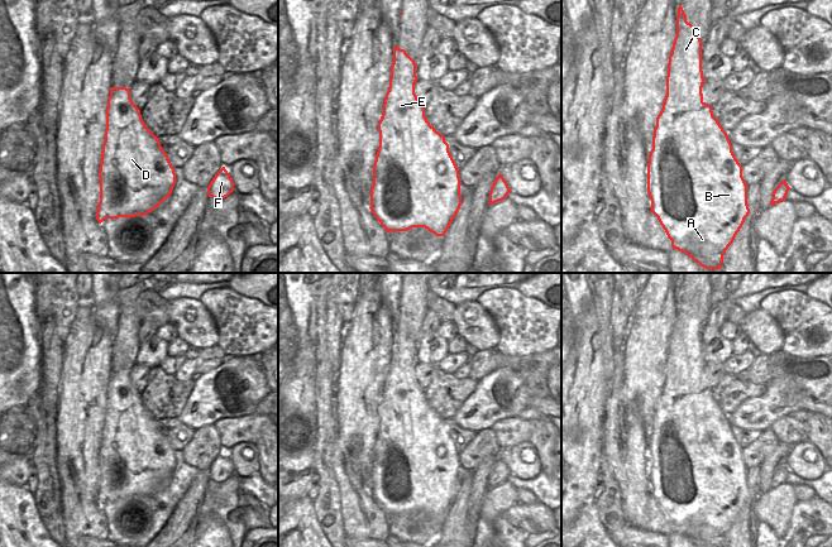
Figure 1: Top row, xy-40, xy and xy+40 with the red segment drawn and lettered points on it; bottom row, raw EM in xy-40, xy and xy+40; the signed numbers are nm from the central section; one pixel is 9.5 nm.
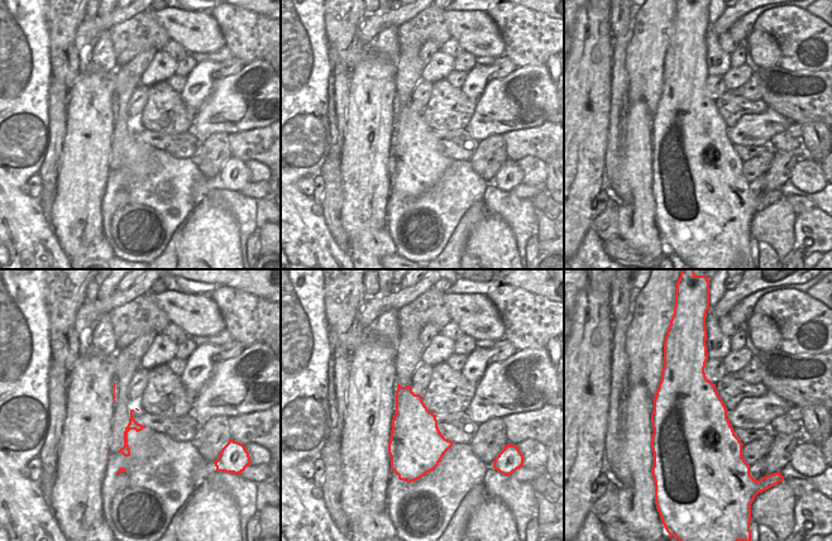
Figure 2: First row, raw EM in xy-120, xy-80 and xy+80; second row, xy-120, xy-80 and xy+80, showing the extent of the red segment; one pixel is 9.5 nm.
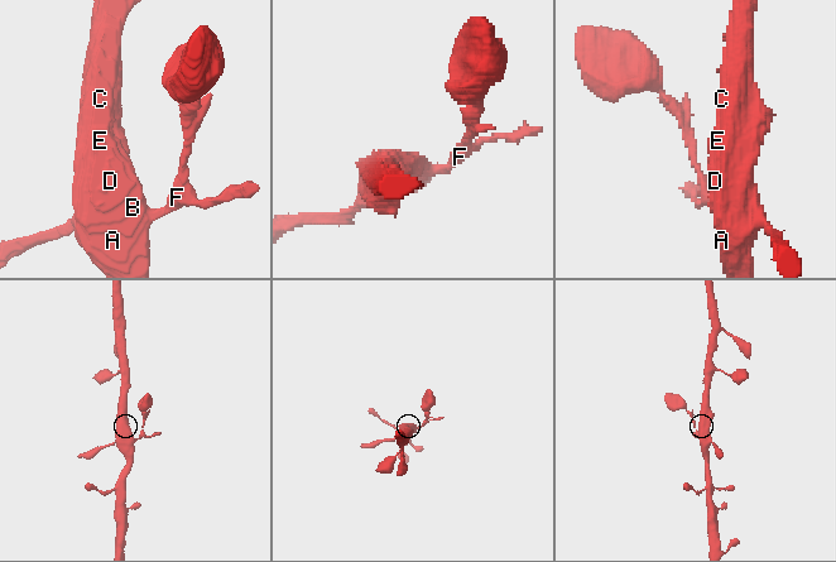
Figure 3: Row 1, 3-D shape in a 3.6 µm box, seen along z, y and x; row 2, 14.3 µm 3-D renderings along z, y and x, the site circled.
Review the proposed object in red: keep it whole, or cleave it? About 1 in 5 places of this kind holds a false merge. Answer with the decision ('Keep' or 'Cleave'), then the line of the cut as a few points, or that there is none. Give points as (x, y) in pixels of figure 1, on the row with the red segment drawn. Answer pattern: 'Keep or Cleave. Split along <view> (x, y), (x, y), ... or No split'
Cleave. Split along xy+40 (771, 200), (775, 202).

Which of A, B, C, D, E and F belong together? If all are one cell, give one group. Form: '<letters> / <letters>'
A B C D E / F

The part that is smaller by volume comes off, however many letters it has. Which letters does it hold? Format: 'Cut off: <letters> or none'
Cut off: F

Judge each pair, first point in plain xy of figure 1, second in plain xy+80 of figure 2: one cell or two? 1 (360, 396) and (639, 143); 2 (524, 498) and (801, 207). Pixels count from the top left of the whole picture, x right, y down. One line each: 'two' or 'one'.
1: two
2: one

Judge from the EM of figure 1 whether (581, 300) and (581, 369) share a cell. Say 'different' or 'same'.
different

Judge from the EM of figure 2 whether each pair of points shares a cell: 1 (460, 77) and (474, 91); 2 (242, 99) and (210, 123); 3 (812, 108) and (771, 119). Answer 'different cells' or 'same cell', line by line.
1: different cells
2: same cell
3: different cells

